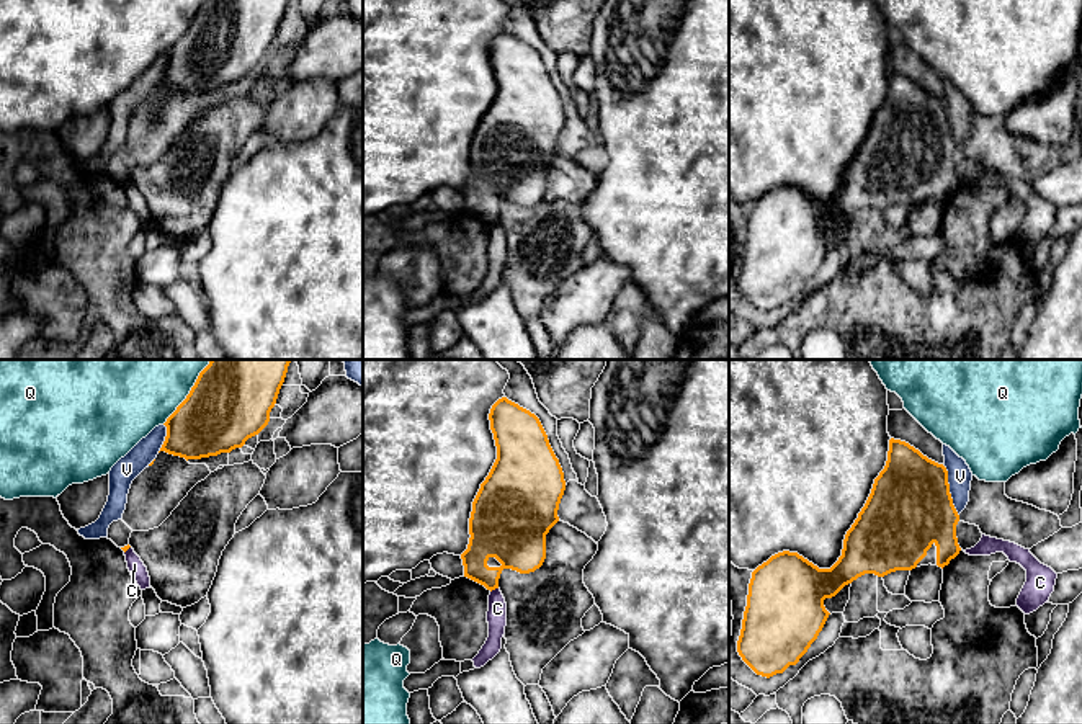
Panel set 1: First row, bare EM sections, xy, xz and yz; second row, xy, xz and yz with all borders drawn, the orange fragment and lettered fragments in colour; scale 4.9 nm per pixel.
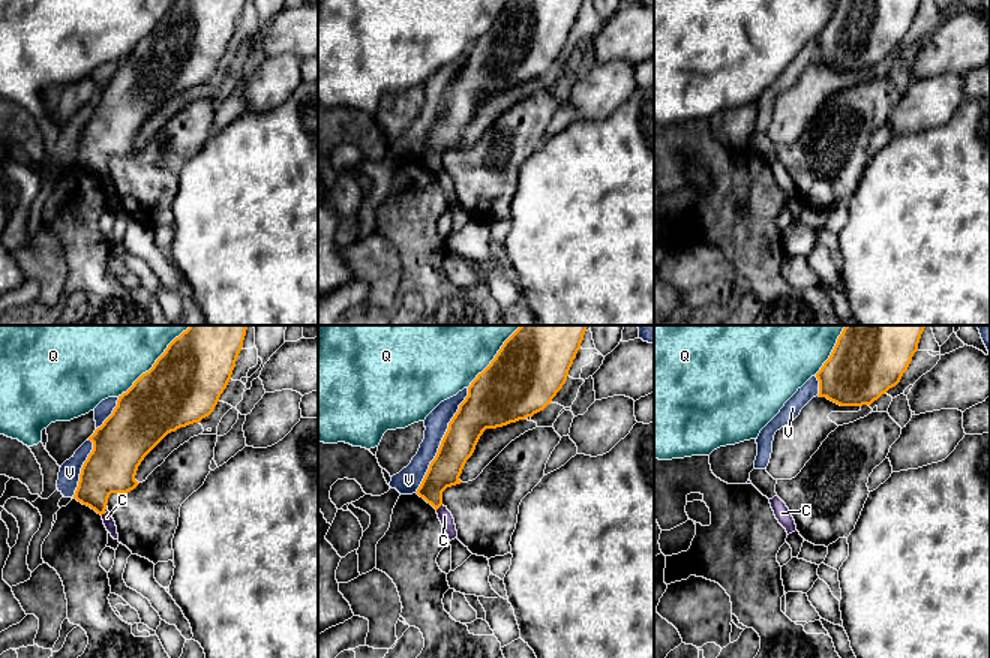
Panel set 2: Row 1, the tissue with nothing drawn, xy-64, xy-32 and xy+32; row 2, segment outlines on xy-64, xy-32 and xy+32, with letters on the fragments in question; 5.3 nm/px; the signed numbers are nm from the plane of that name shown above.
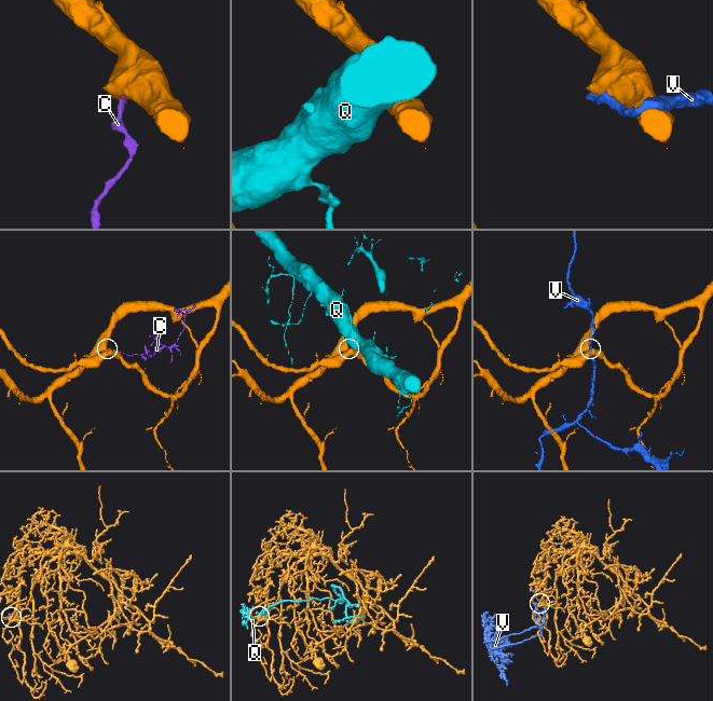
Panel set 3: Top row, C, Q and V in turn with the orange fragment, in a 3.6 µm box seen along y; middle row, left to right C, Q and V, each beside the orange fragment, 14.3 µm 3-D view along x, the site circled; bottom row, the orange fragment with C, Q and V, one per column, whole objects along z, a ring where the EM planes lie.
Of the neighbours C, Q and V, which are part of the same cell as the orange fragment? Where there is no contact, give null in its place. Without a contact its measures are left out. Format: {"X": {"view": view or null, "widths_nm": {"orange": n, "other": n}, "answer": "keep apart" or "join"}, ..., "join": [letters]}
{"C": {"view": "xz", "widths_nm": {"orange": 260, "other": 100}, "answer": "keep apart"}, "Q": {"view": "xy", "widths_nm": {"orange": 400, "other": 480}, "answer": "keep apart"}, "V": {"view": "yz", "widths_nm": {"orange": 420, "other": 120}, "answer": "keep apart"}, "join": []}

